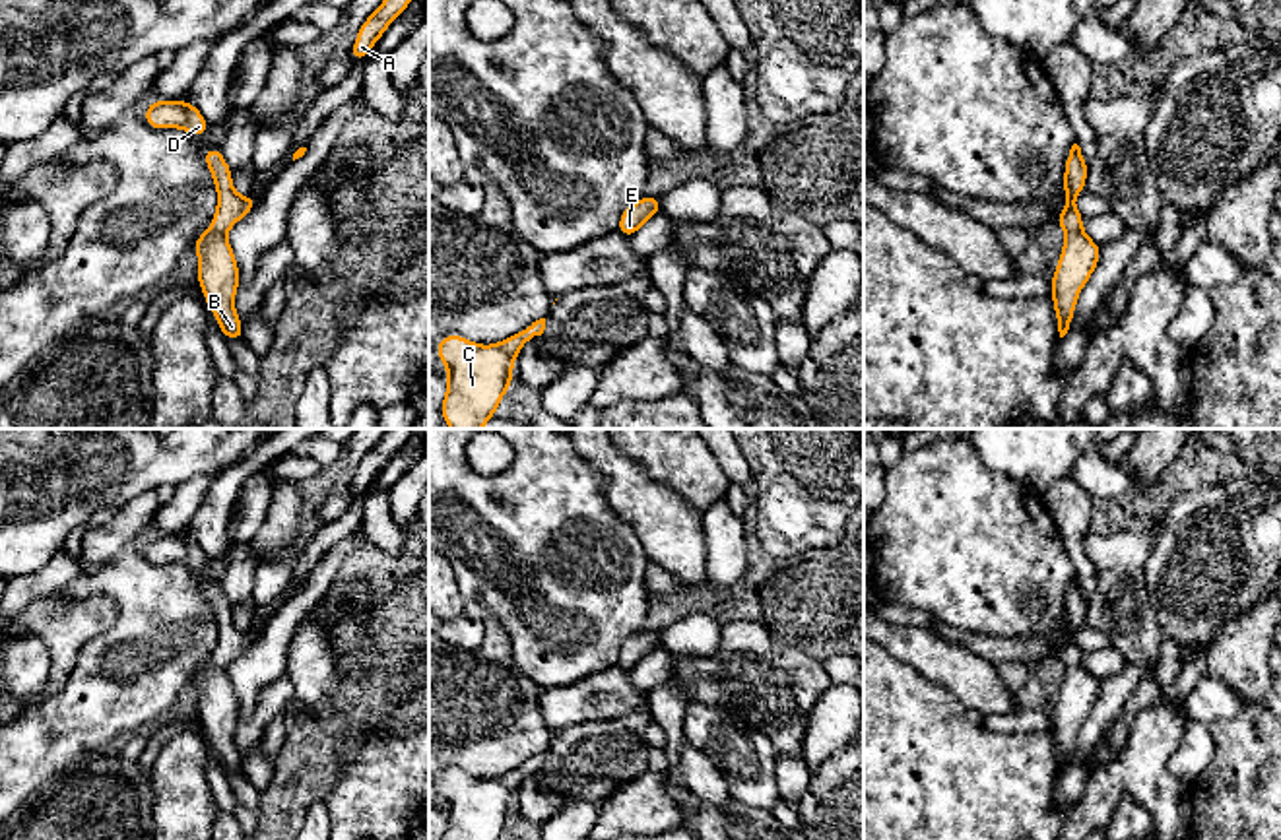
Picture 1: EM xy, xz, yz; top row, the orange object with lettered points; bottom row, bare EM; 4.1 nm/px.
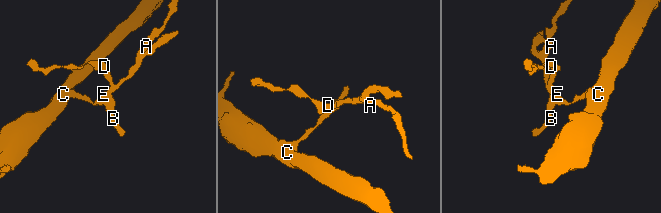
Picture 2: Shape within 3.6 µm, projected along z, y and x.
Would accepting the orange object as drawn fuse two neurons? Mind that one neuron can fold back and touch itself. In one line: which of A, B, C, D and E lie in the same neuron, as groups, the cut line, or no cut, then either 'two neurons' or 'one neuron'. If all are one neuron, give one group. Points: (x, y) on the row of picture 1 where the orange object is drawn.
A D / B C E; cut in yz along (1080, 227), (1066, 233); two neurons

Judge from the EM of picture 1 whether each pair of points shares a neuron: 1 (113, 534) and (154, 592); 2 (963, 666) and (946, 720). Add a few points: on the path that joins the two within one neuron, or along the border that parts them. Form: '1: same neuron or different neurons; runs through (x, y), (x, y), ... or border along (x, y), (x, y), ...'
1: different neurons; border along (129, 546), (99, 567), (86, 569)
2: different neurons; border along (915, 670), (948, 687), (969, 709)

